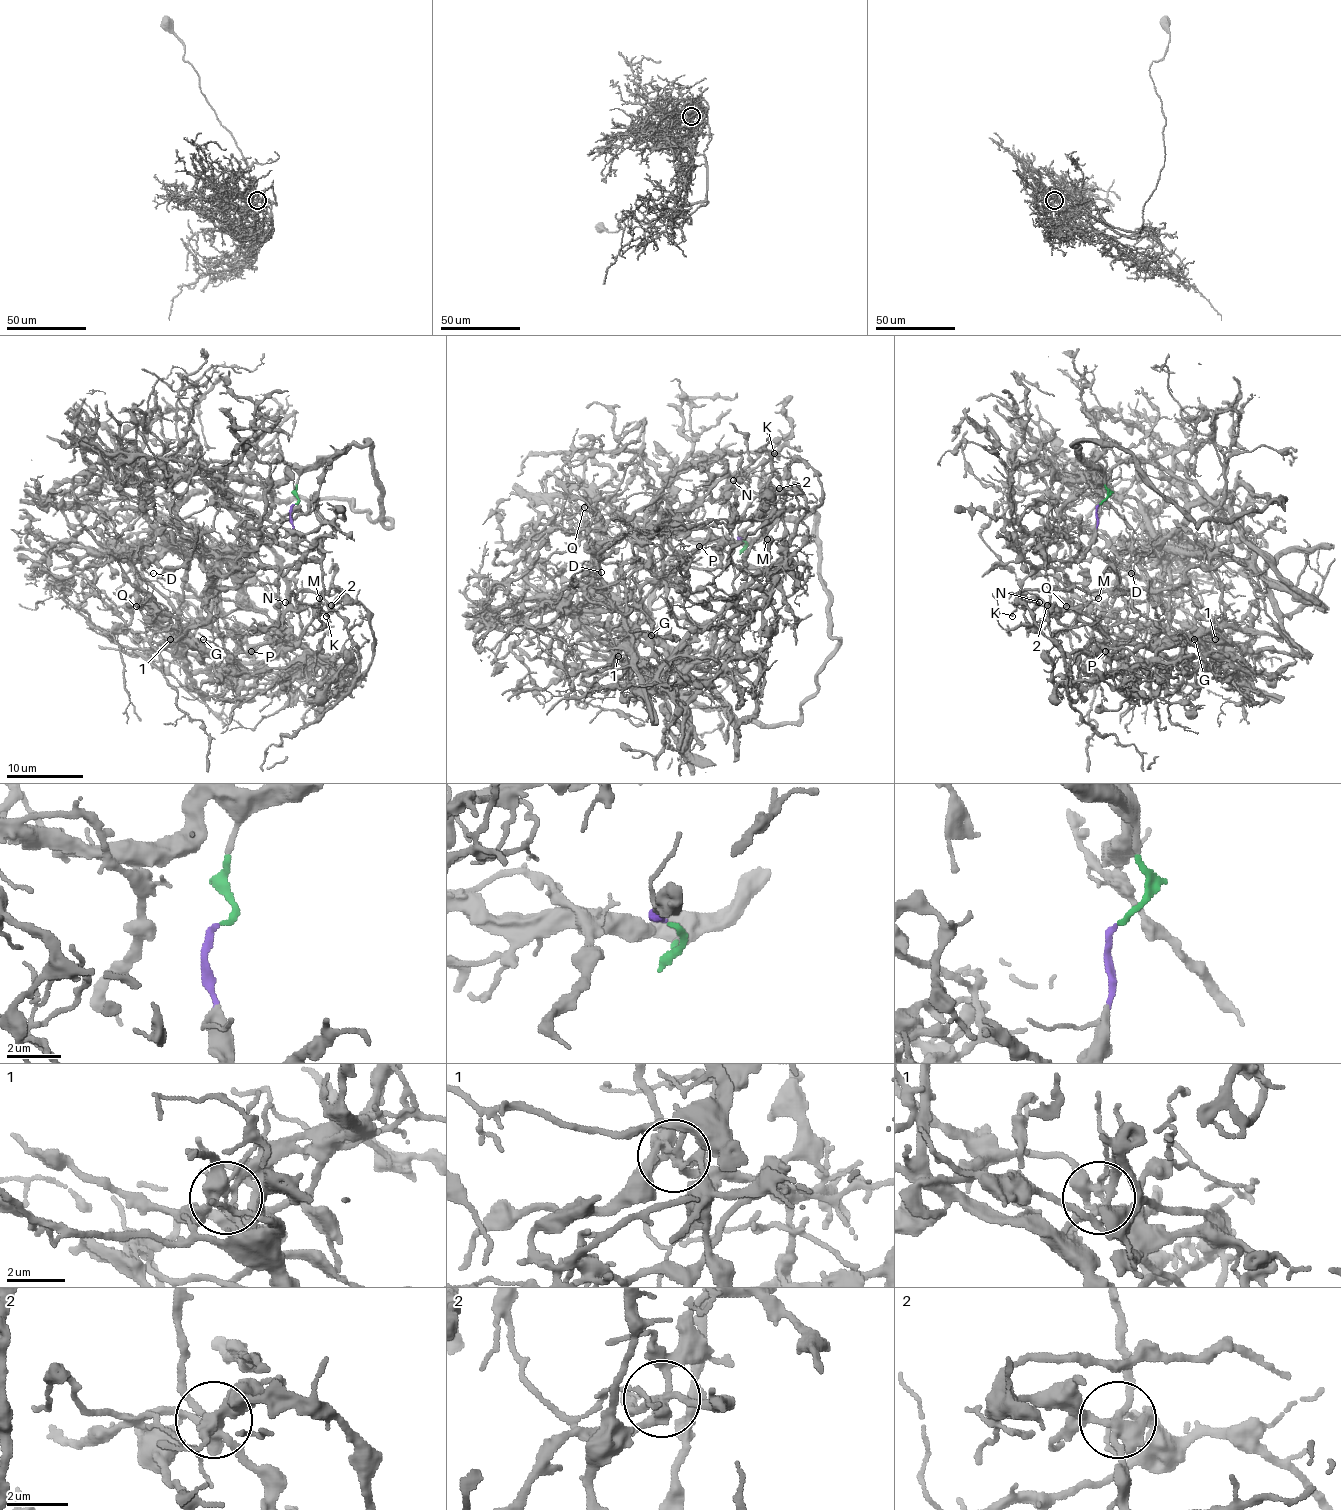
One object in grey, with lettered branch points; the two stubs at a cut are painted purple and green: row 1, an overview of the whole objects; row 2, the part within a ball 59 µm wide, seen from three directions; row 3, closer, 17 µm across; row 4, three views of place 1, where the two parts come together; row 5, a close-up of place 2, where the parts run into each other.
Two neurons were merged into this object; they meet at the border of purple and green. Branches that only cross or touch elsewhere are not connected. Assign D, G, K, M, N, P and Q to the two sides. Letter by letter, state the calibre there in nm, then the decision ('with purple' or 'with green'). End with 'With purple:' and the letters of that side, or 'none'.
D: calibre 120 nm; with green
G: calibre 130 nm; with green
K: calibre 110 nm; with green
M: calibre 120 nm; with green
N: calibre 110 nm; with green
P: calibre 80 nm; with green
Q: calibre 120 nm; with green
With purple: none

